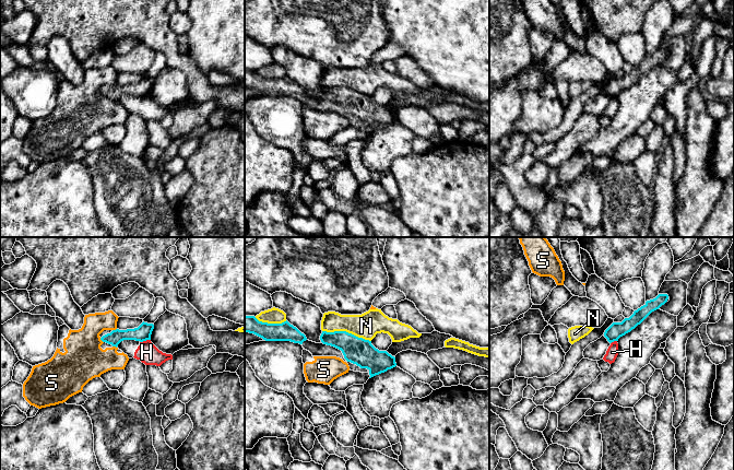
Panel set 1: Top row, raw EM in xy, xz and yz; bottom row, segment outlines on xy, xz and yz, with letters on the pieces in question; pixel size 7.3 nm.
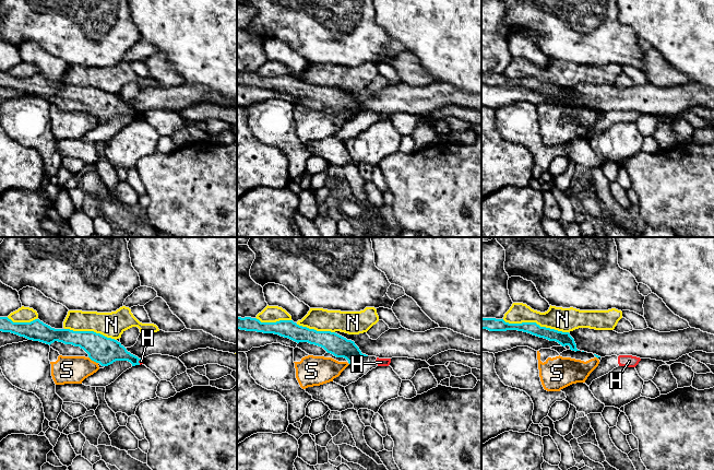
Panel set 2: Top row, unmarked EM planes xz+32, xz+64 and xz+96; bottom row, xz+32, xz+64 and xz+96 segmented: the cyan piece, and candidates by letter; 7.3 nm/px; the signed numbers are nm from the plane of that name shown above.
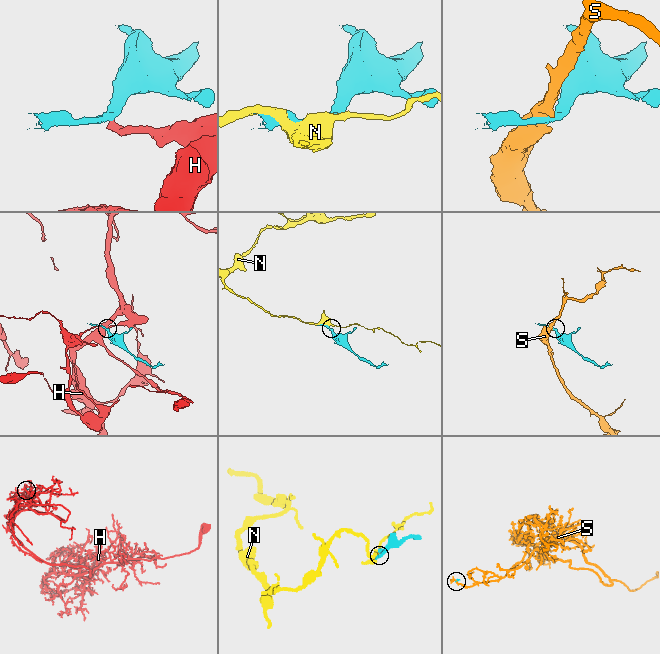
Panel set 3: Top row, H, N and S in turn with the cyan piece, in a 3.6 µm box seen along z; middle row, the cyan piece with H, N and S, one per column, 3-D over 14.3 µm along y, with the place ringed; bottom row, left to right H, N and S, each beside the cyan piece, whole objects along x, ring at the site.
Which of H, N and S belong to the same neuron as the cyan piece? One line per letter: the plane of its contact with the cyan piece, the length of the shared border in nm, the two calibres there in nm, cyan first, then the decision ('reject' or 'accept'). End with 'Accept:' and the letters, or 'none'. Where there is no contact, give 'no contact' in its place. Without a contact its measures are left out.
H: contact in xy; length 80 nm; calibres 120 and 160 nm; reject
N: contact in xz; length 360 nm; calibres 200 and 190 nm; reject
S: contact in xy; length 50 nm; calibres 100 and 300 nm; reject
Accept: none

